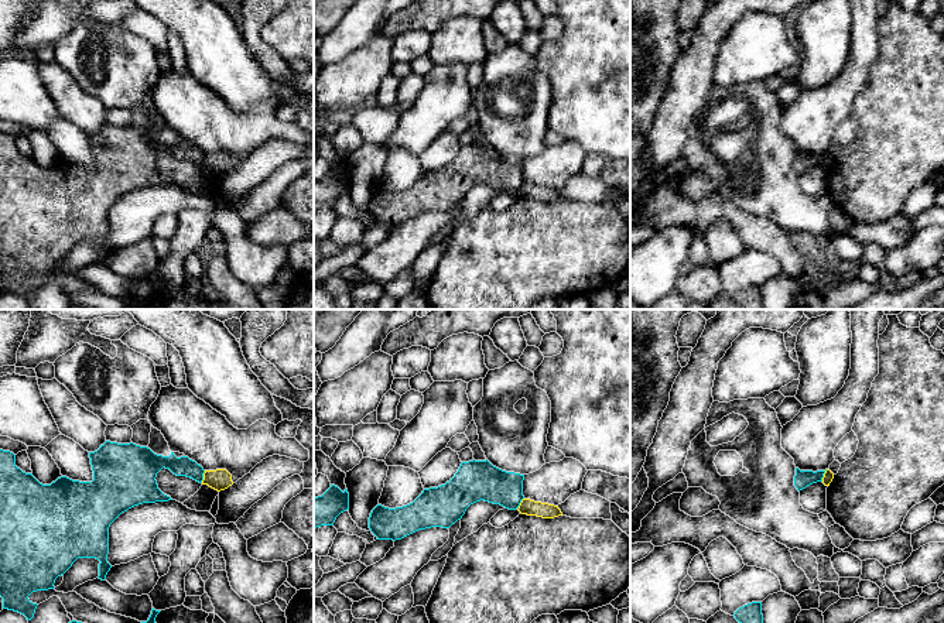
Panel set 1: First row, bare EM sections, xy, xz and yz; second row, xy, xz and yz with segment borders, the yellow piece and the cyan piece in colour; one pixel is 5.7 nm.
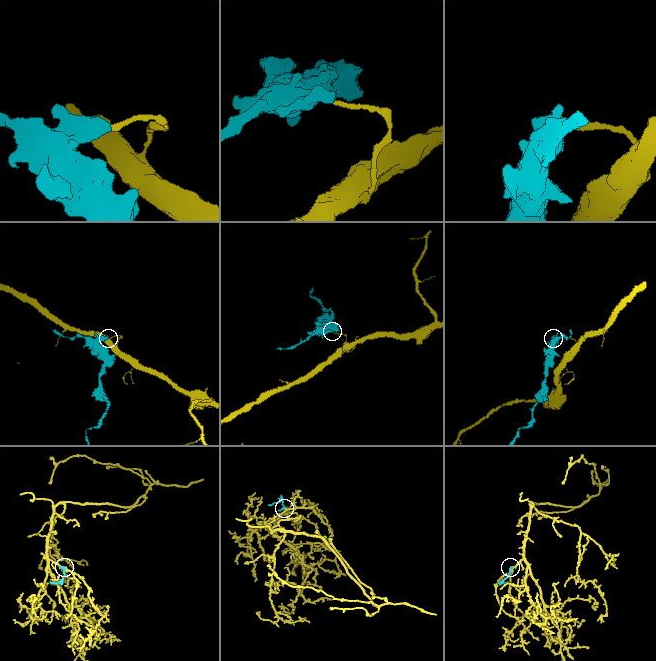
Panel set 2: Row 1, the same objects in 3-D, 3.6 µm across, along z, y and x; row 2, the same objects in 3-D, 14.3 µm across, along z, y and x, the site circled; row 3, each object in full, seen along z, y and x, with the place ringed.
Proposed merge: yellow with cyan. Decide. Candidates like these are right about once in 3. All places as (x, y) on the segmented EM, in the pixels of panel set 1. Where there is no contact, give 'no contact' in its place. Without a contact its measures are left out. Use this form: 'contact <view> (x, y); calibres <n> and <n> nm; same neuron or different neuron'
contact xy (204, 476); calibres 120 and 110 nm; different neuron

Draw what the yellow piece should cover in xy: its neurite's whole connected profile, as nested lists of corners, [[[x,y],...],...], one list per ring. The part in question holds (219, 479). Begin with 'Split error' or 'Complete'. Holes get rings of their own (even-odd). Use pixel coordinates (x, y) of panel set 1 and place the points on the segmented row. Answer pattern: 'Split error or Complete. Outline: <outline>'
Complete. Outline: [[[226,469],[205,470],[202,485],[220,492],[233,485],[232,475]]]

